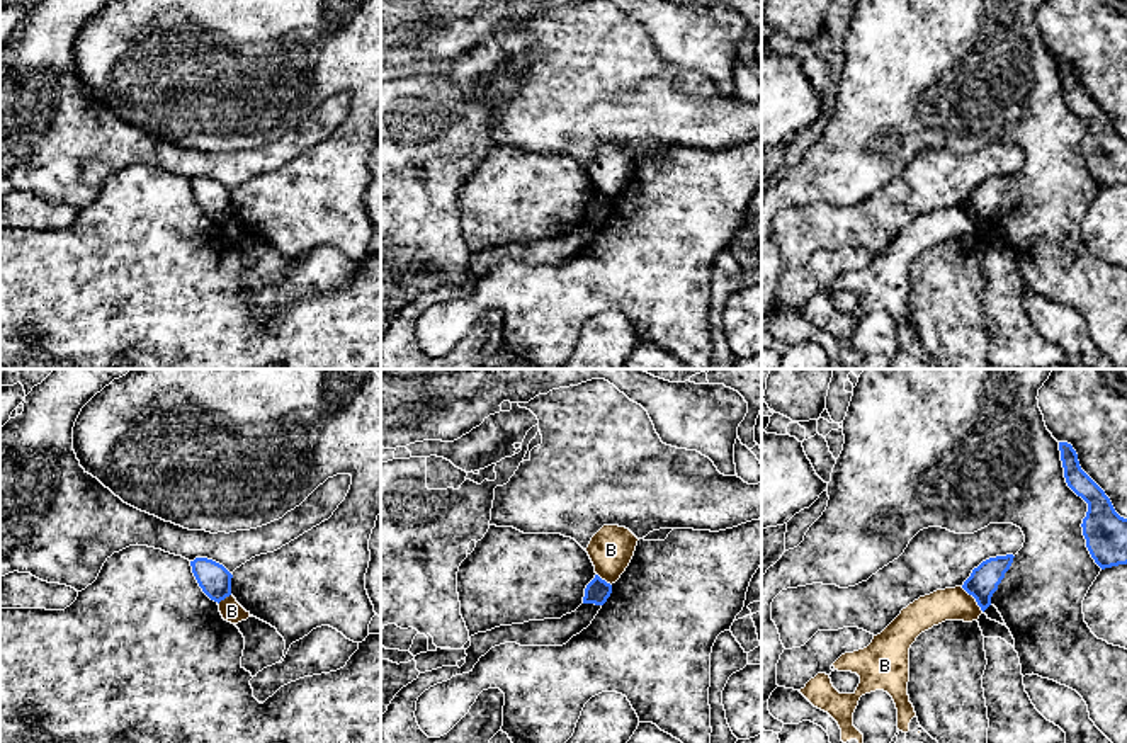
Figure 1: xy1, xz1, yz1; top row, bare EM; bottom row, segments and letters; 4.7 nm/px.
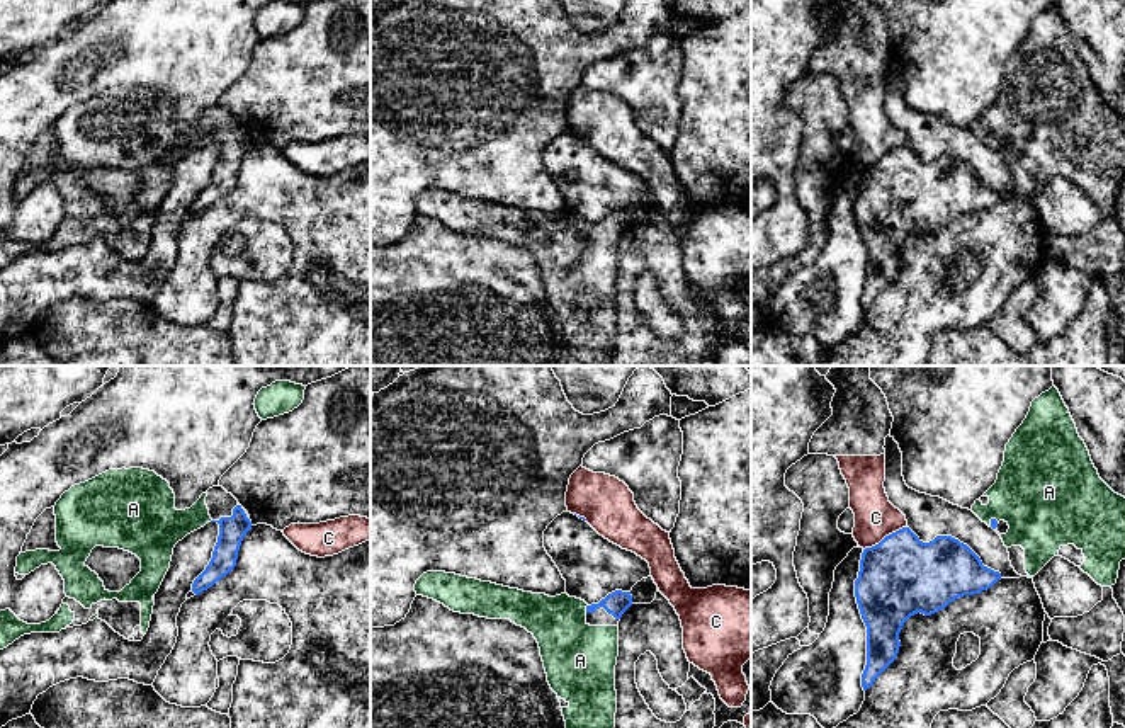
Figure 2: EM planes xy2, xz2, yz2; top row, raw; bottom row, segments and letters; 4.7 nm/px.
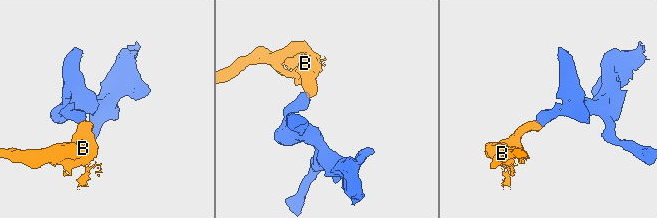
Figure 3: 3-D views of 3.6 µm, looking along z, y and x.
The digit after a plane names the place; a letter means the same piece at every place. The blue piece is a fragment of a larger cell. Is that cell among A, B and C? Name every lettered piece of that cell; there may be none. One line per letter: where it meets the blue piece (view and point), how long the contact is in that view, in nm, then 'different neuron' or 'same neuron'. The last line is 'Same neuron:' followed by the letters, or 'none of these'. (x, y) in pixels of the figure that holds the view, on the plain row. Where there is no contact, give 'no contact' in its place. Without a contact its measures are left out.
A: contact xz2 (587, 227); length 40 nm; same neuron
B: contact yz1 (974, 216); length 160 nm; different neuron
C: contact yz2 (886, 155); length 240 nm; different neuron
Same neuron: A

